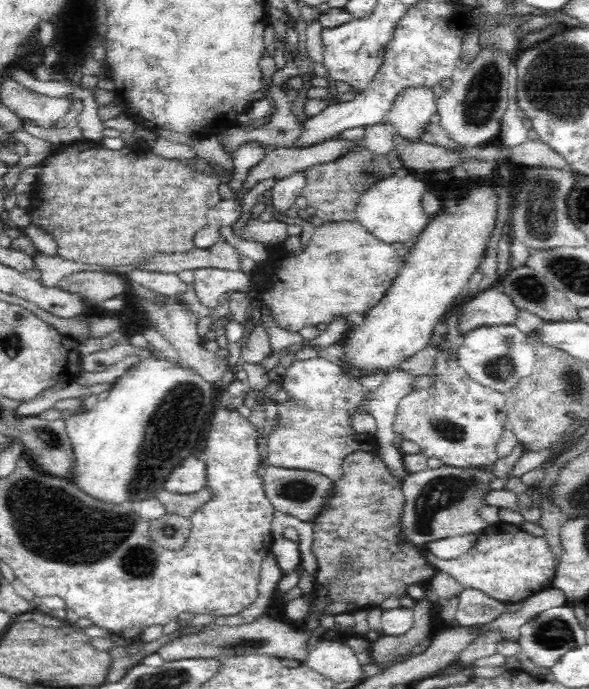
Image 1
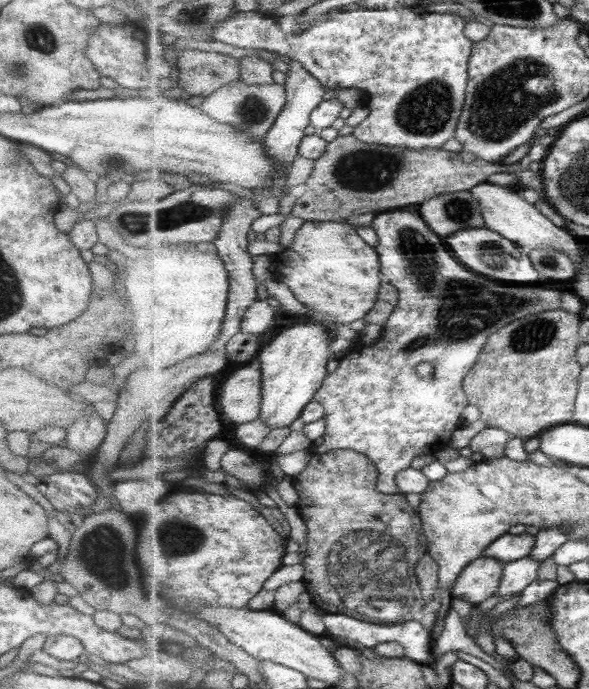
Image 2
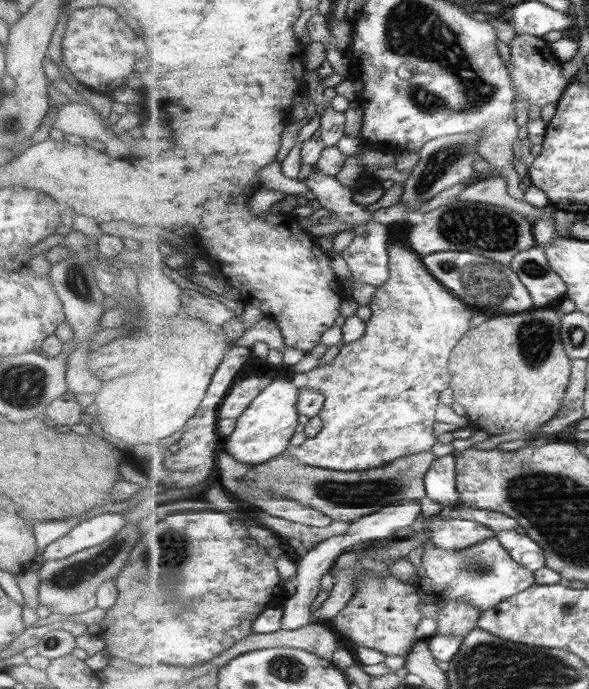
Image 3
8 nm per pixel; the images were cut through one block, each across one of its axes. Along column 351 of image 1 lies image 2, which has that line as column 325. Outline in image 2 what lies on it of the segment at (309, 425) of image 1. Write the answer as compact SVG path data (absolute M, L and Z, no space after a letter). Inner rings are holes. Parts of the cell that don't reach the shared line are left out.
M397 209L393 211L386 211L385 213L379 213L376 215L372 224L373 229L377 231L380 238L380 243L376 246L376 252L380 255L380 264L382 266L382 272L384 273L387 282L396 286L399 291L399 304L395 307L393 315L389 317L387 324L383 328L381 338L371 345L365 344L356 345L346 356L340 358L340 365L335 372L329 372L329 376L324 380L324 385L318 390L316 394L317 402L321 402L326 407L327 418L327 430L323 437L318 438L317 441L311 442L311 452L317 455L328 454L330 451L336 449L353 450L368 457L379 470L378 490L387 496L394 496L395 494L401 494L400 487L397 485L397 474L400 474L403 470L408 470L415 461L415 458L424 455L434 455L437 451L443 450L445 447L452 445L453 435L463 425L463 416L465 409L470 405L467 392L463 388L465 376L471 372L471 368L477 364L485 344L487 344L487 338L491 334L495 334L497 330L505 328L507 324L515 322L515 320L521 320L525 316L537 315L541 312L561 309L561 290L547 290L545 287L533 286L533 288L525 288L525 286L503 286L495 280L487 280L483 276L477 276L473 274L468 267L465 267L449 250L448 245L445 243L445 239L441 238L436 231L429 226L423 216L419 212L411 213L409 211L403 211ZM429 362L425 368L431 368L429 372L423 370L423 374L419 372L421 370L421 364Z

